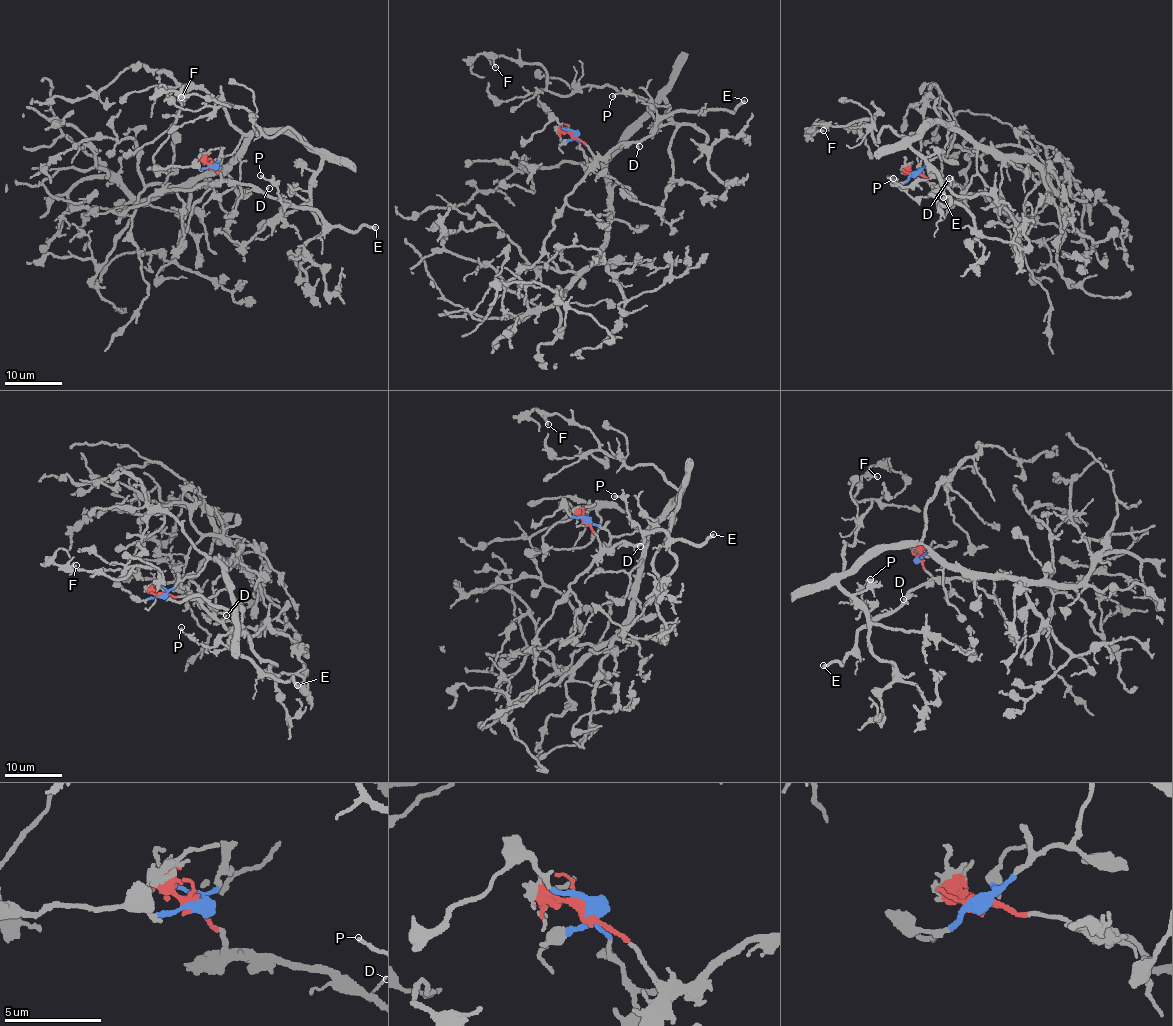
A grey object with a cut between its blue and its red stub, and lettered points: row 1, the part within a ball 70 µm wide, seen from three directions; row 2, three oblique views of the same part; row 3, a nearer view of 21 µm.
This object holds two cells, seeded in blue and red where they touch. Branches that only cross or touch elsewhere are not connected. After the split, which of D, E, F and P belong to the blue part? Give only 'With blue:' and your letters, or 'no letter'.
With blue: F

